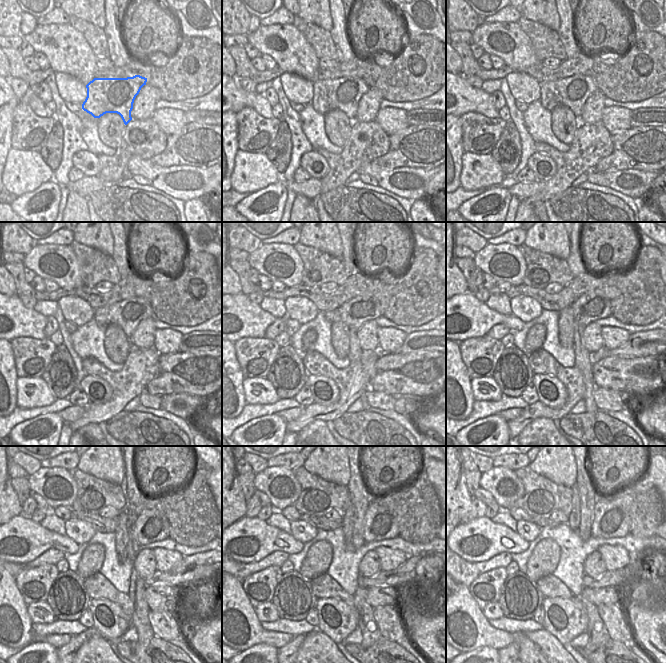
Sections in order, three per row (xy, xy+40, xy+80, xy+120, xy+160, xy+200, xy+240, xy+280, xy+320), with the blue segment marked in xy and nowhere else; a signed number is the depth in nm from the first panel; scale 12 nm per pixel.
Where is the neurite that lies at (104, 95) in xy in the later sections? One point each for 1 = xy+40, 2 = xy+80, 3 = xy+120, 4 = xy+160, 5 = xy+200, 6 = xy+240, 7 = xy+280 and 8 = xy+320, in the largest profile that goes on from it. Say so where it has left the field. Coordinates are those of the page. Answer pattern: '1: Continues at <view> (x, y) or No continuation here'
1: Continues at xy+40 (343, 94)
2: Continues at xy+80 (573, 92)
3: Continues at xy+120 (127, 314)
4: Continues at xy+160 (354, 313)
5: Continues at xy+200 (594, 305)
6: Continues at xy+240 (147, 529)
7: Continues at xy+280 (374, 526)
8: Continues at xy+320 (600, 528)

